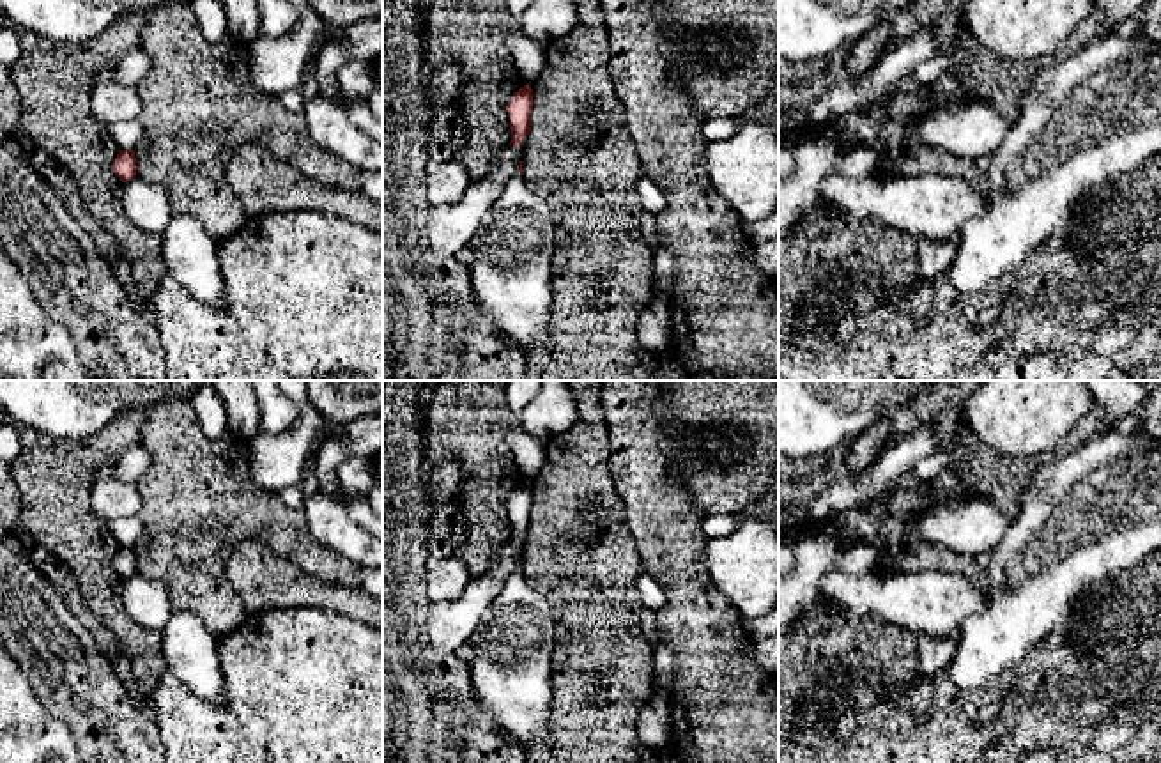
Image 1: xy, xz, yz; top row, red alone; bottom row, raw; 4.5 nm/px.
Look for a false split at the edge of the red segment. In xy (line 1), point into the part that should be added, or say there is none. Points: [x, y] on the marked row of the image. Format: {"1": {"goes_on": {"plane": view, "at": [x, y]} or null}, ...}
{"1": {"goes_on": null}}

